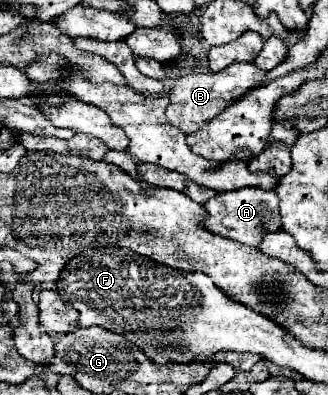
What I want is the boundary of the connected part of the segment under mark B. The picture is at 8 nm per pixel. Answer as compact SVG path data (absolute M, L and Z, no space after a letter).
M232 63L226 71L220 73L188 73L174 81L170 91L170 103L166 109L168 121L178 127L182 133L190 135L198 131L202 125L214 121L230 103L240 99L246 91L262 87L266 81L266 73L258 69L254 63Z

